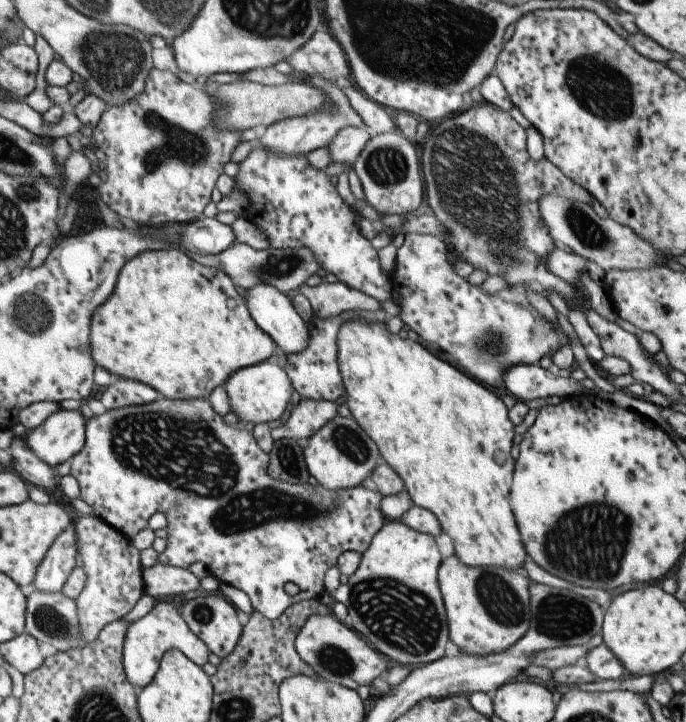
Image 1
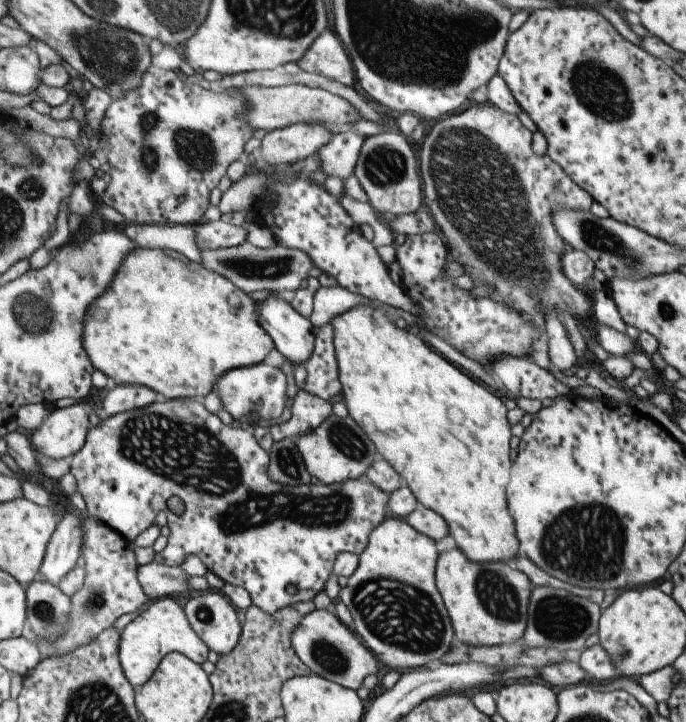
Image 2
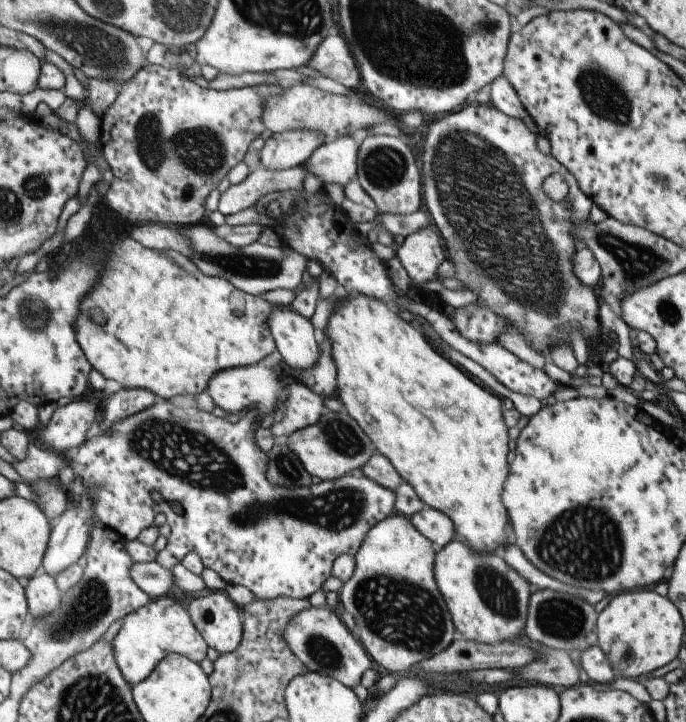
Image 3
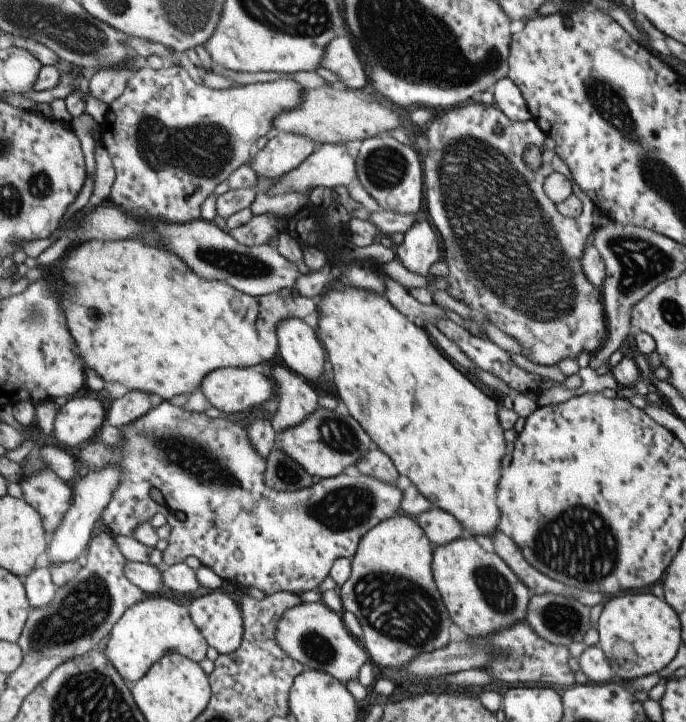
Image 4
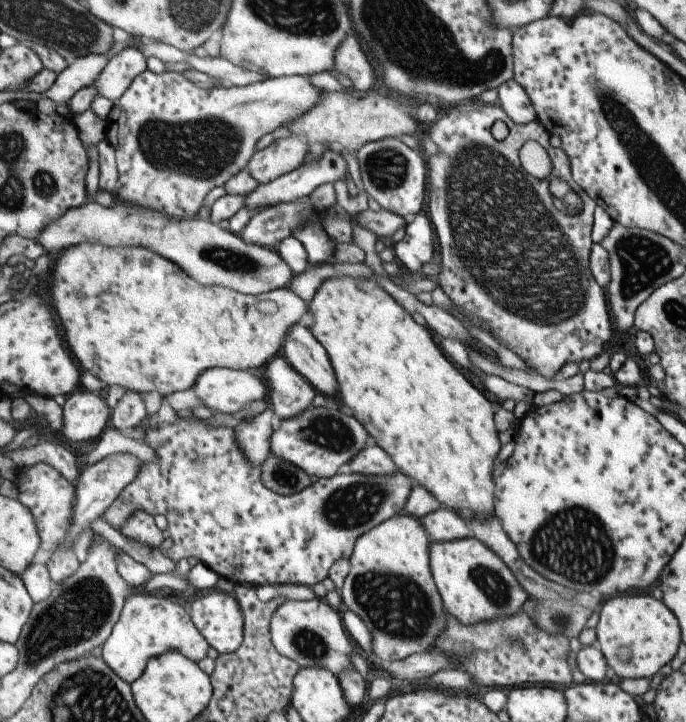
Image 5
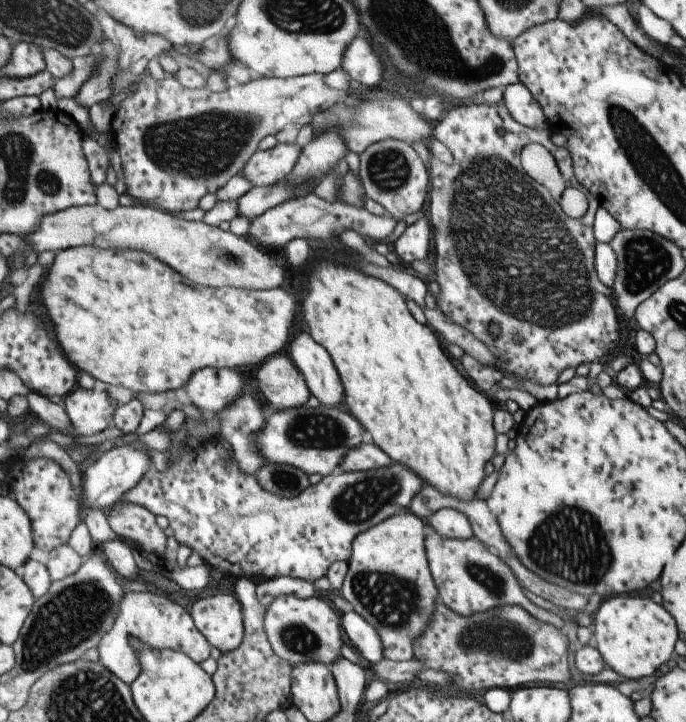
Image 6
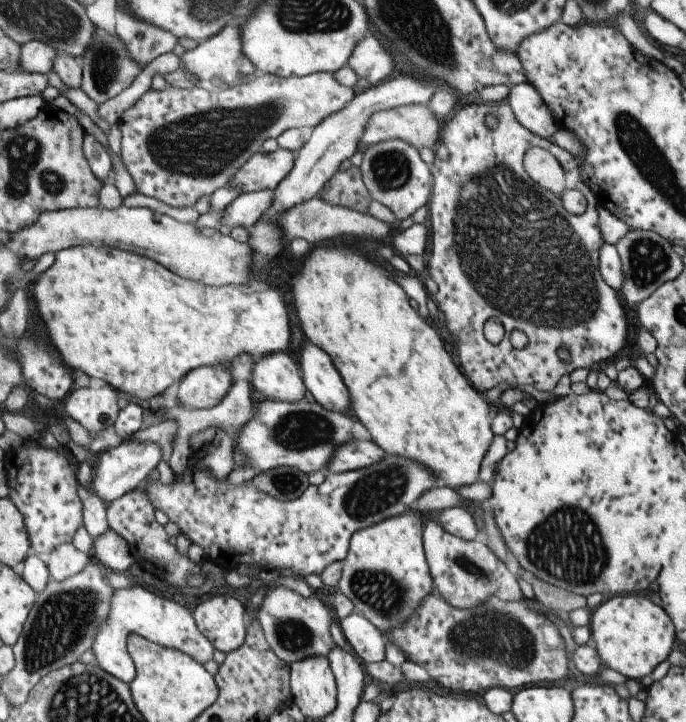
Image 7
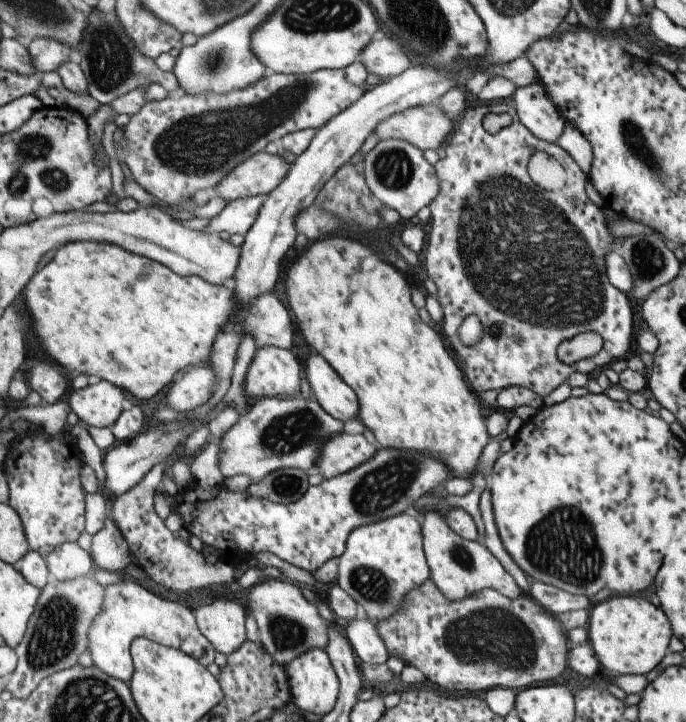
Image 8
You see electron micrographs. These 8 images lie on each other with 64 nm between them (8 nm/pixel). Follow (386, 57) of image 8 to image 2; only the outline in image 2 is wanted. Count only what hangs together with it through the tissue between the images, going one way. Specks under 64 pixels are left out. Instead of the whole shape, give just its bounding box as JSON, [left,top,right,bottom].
[296,31,353,87]

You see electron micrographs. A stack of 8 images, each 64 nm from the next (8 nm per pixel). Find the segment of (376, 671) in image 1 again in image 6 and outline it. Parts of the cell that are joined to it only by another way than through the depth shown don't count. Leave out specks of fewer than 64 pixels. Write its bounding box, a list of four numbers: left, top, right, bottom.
[263,595,343,666]

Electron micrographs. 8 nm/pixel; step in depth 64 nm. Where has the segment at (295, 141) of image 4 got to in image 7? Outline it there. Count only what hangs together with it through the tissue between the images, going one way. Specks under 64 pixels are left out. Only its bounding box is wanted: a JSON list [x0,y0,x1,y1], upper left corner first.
[229,148,294,193]

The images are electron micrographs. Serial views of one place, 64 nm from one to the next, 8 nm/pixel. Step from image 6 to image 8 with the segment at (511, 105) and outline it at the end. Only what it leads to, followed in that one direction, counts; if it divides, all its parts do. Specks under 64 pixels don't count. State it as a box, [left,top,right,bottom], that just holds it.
[511,83,564,142]

